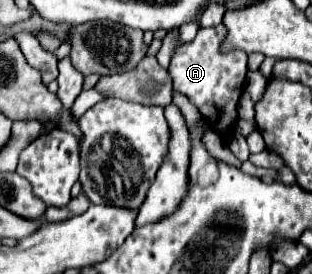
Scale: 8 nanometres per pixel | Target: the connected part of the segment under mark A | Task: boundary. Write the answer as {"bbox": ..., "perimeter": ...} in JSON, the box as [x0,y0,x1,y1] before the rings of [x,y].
{"bbox":[168,25,248,139],"perimeter":[[[224,25],[200,29],[194,41],[184,43],[180,51],[174,53],[168,71],[174,79],[174,89],[186,95],[190,103],[198,107],[202,117],[222,139],[230,139],[232,129],[238,121],[238,99],[244,91],[244,81],[248,73],[248,55],[244,55],[244,51],[222,53],[220,43],[224,41],[224,37],[226,37]]]}

